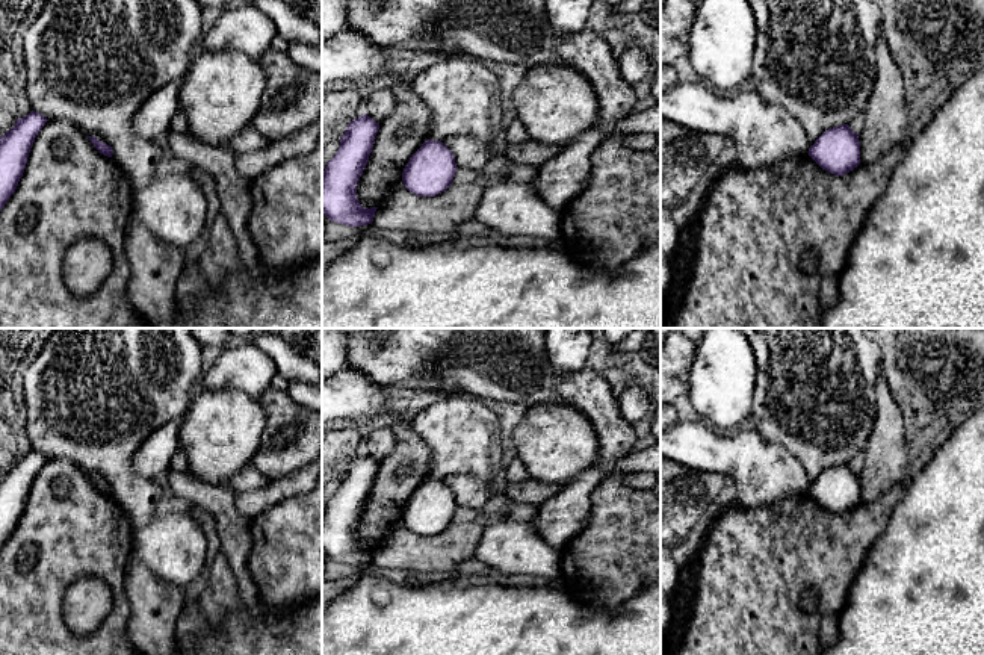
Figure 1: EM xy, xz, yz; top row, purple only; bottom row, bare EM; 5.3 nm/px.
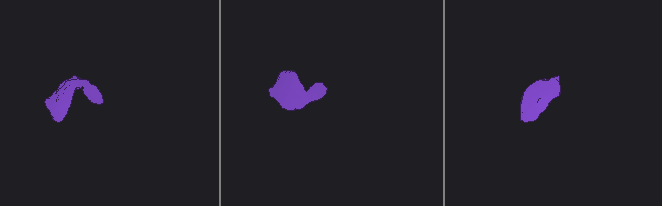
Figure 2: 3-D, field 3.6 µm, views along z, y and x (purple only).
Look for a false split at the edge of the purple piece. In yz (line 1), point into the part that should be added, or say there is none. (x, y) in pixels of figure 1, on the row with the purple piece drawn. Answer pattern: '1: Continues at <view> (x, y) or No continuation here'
1: No continuation here

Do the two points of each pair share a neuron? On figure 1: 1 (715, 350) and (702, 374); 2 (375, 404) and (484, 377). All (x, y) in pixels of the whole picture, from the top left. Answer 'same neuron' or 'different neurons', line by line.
1: same neuron
2: different neurons

